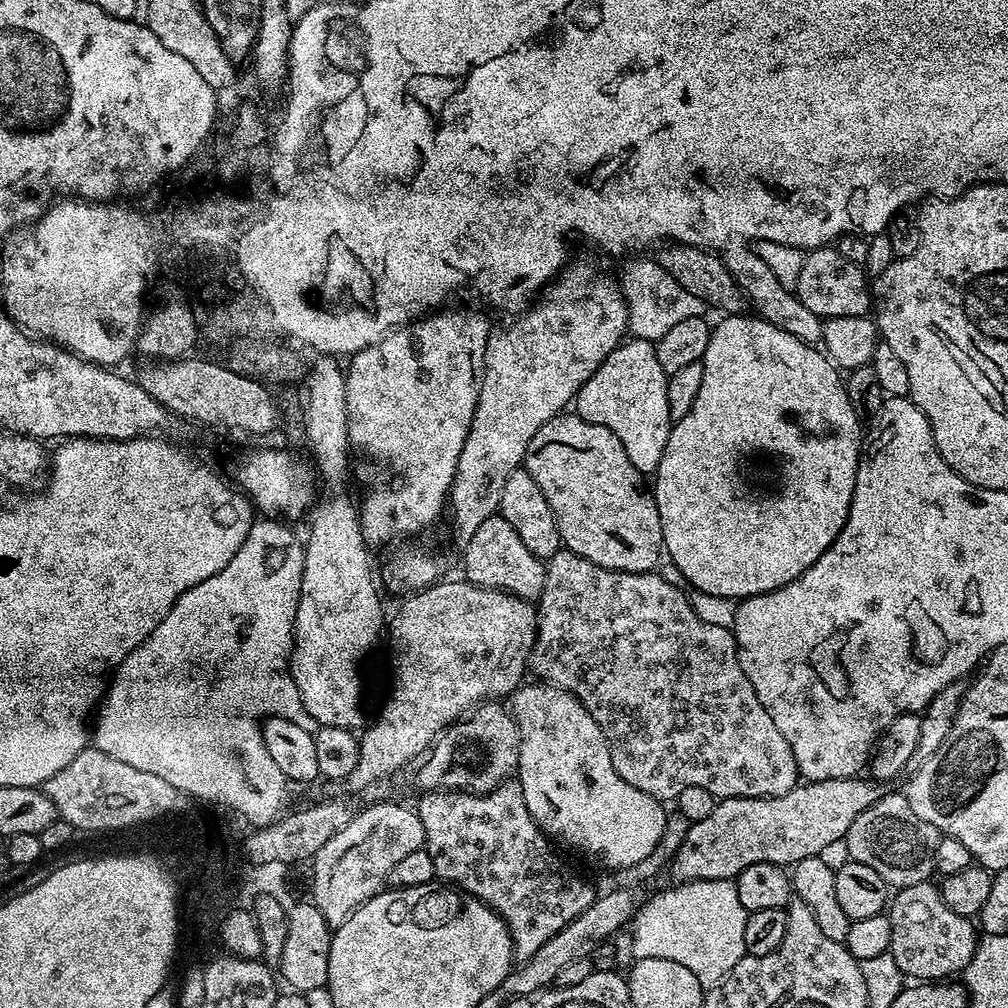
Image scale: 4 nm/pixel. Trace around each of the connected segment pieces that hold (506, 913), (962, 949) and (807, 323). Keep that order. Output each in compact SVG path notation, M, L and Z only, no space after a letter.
M509 778L483 794L476 790L428 790L423 795L420 804L415 805L415 810L422 818L424 848L430 854L430 862L434 862L436 880L448 886L455 886L462 892L468 892L471 896L479 898L486 906L493 908L504 919L510 930L512 950L517 961L523 962L529 960L534 954L538 954L538 950L542 950L542 946L546 946L546 942L550 942L550 938L554 938L554 934L558 934L558 930L570 926L570 922L574 922L574 918L578 918L578 914L582 914L582 910L586 910L595 902L598 895L597 889L592 889L578 873L572 872L571 866L564 864L563 858L552 849L553 841L545 836L544 831L536 825L530 810L526 810L526 798L522 798L522 790L515 779Z
M925 882L899 889L886 912L892 927L891 953L898 970L916 982L944 982L963 973L976 953L978 928L969 917L954 914L942 900L935 883Z
M732 246L723 253L722 259L746 298L753 305L756 303L758 308L756 310L763 319L778 325L779 328L784 328L787 333L794 334L795 337L806 341L807 344L814 346L822 342L823 319L814 314L812 310L807 309L793 291L782 286L770 266L766 266L766 262L755 250L748 246Z

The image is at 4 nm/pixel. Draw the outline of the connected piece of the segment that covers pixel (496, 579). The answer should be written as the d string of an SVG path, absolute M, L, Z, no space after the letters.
M494 515L486 518L478 530L463 545L464 572L463 575L474 584L487 588L501 588L503 592L512 592L515 596L525 598L539 597L544 588L545 561L540 560L522 542L518 530L506 522L506 518Z

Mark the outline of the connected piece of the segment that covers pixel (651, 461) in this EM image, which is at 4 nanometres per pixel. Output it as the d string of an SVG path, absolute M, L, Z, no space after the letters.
M625 339L580 387L574 401L575 415L586 422L606 426L606 430L614 430L626 450L626 458L634 462L636 469L645 474L655 473L674 423L667 405L669 377L658 362L653 341Z

